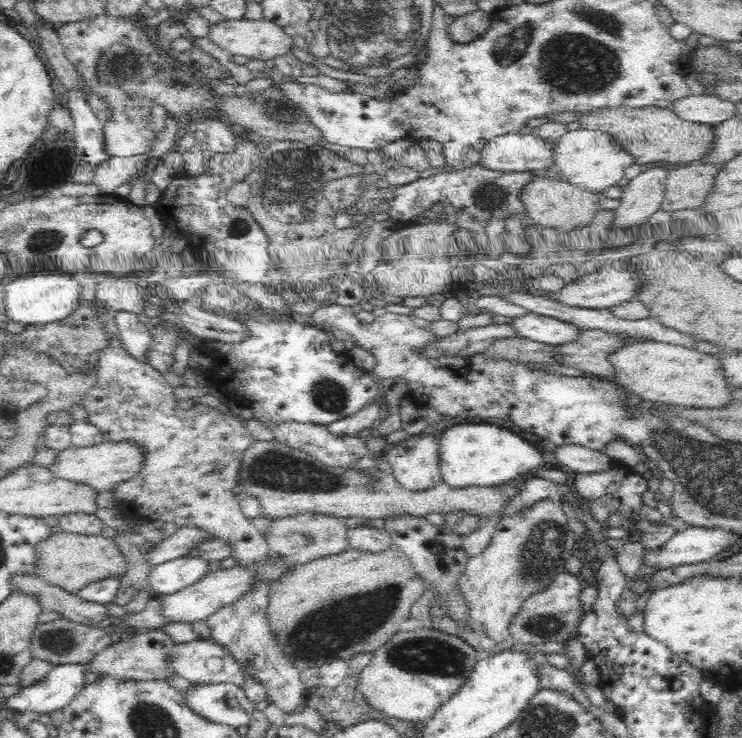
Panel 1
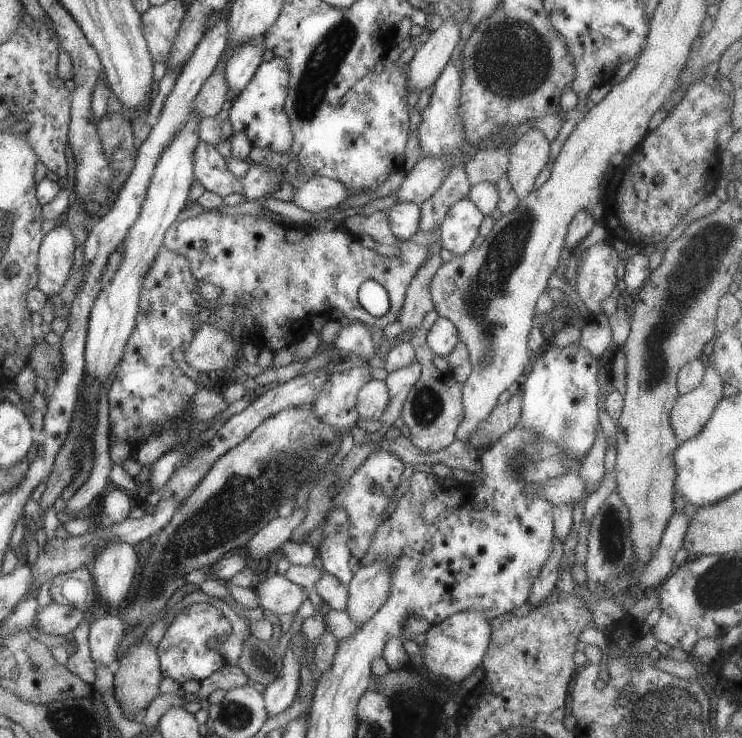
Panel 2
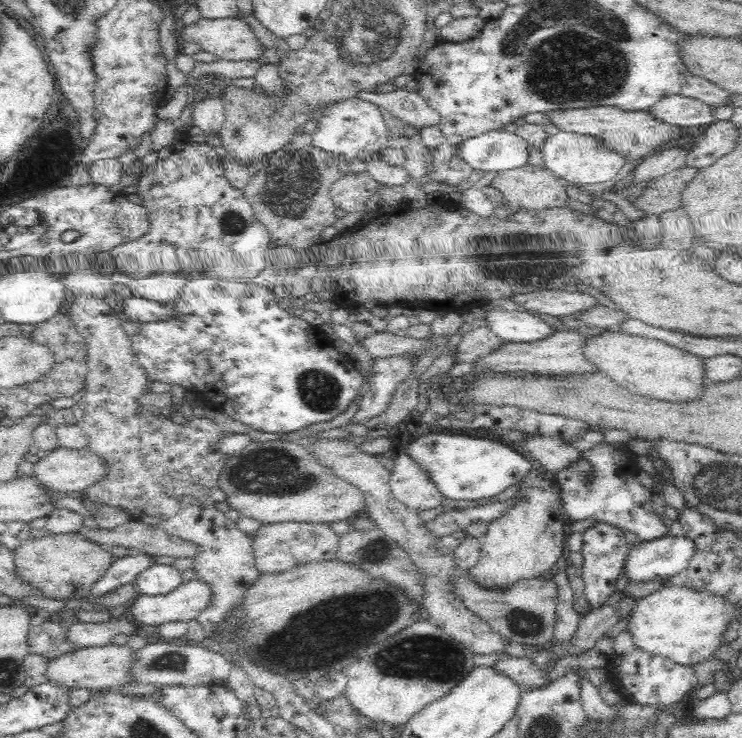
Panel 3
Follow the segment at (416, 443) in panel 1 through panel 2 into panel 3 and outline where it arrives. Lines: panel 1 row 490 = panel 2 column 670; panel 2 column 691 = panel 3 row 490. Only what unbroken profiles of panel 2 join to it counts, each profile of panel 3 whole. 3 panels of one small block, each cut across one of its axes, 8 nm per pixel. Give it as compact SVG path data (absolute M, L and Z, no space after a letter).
M394 452L393 459L396 465L391 473L390 493L396 501L416 512L442 506L442 494L406 452Z

